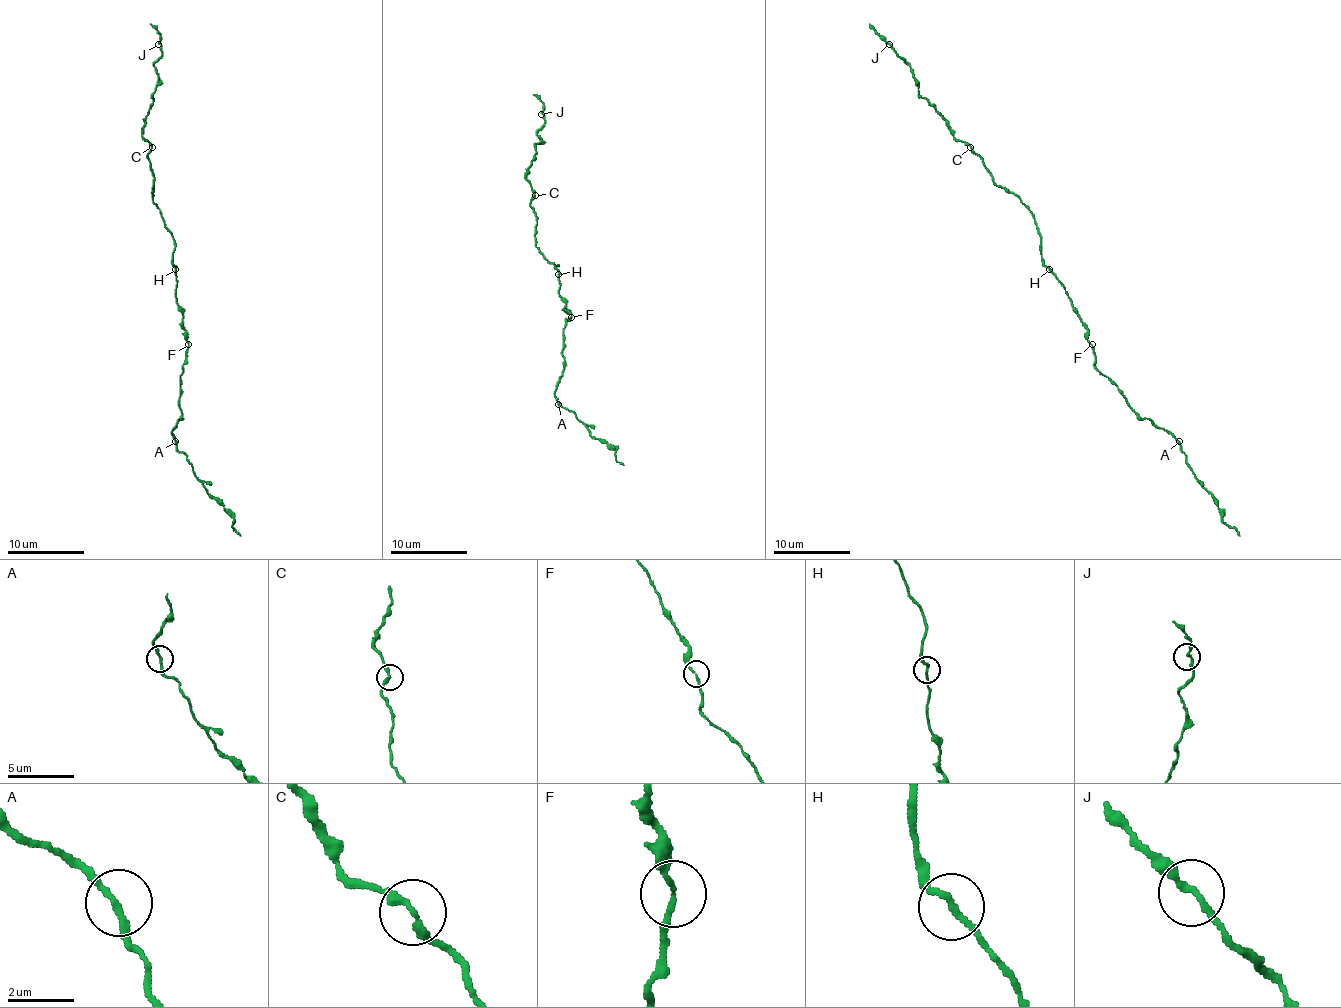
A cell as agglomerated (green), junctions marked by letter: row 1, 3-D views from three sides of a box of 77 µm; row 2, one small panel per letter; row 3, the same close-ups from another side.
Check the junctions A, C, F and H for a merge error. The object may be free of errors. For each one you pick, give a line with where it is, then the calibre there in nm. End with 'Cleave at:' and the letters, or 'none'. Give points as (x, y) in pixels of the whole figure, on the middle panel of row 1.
Cleave at: none

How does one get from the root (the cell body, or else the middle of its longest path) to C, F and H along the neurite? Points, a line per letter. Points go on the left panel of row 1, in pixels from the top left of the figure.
C: (177, 283), (173, 264), (175, 241), (160, 208), (152, 201), (154, 174), (148, 161), (148, 151), (152, 147)
F: (177, 283), (175, 298), (183, 315), (185, 340), (189, 344)
H: (177, 283), (175, 269)

